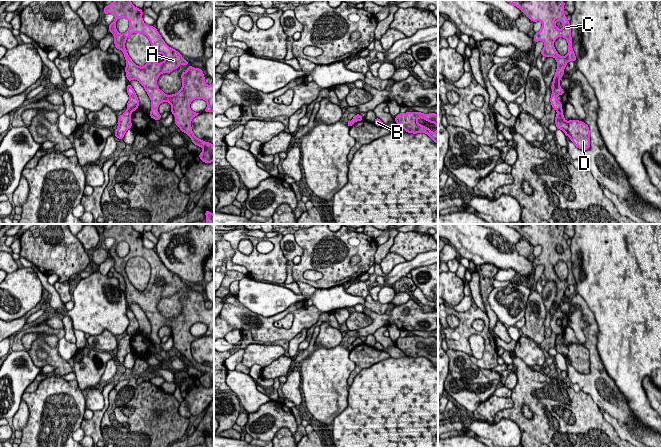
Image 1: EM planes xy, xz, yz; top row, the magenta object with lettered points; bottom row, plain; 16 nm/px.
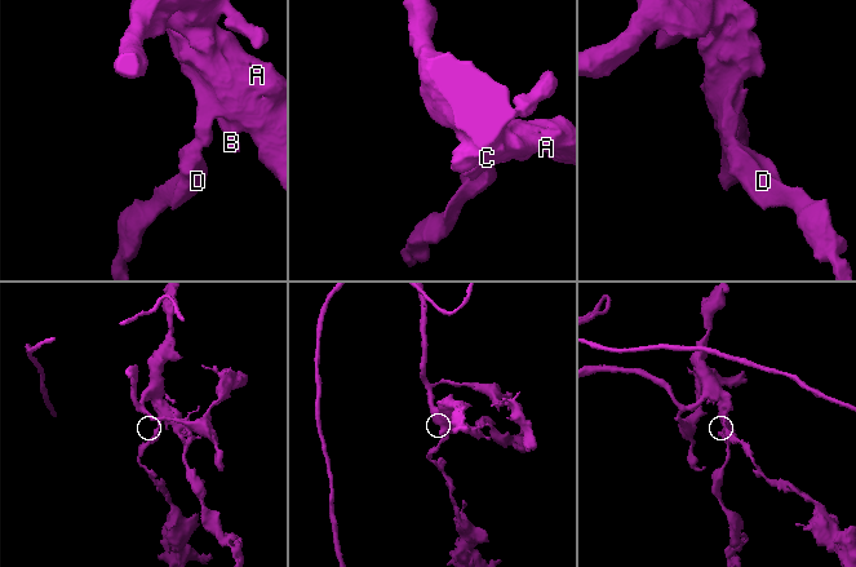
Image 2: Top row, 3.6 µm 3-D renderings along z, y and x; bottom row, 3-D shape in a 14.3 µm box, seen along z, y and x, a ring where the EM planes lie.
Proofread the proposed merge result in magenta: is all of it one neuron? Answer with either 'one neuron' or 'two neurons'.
two neurons

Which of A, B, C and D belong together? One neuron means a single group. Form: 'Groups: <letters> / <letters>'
Groups: A B C / D

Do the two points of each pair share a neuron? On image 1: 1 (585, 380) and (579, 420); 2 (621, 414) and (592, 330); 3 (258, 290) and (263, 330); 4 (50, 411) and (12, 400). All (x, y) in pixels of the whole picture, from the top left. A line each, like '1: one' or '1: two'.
1: two
2: one
3: two
4: two

